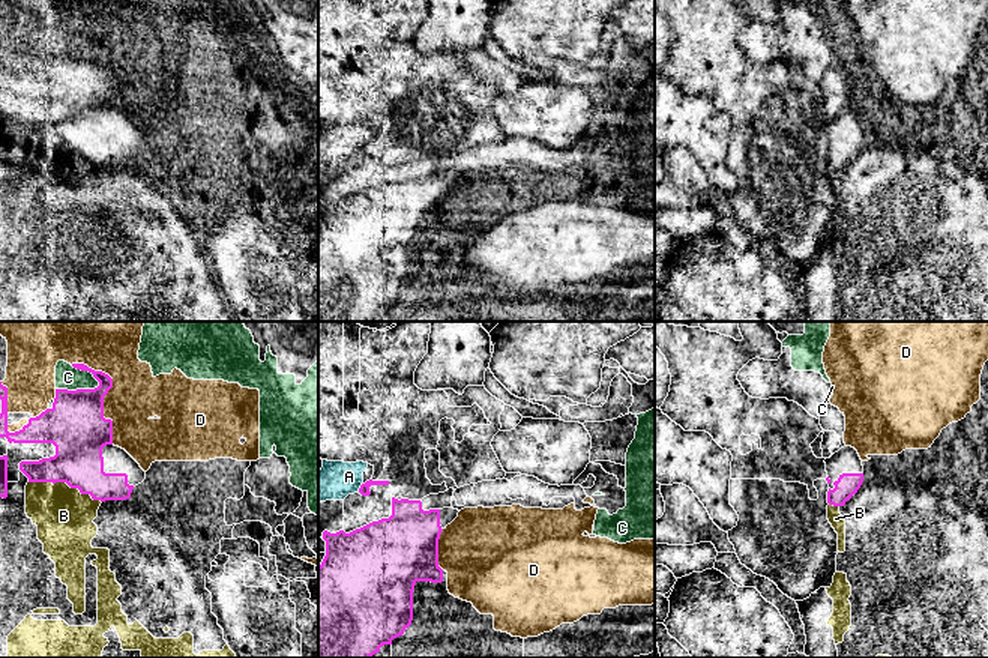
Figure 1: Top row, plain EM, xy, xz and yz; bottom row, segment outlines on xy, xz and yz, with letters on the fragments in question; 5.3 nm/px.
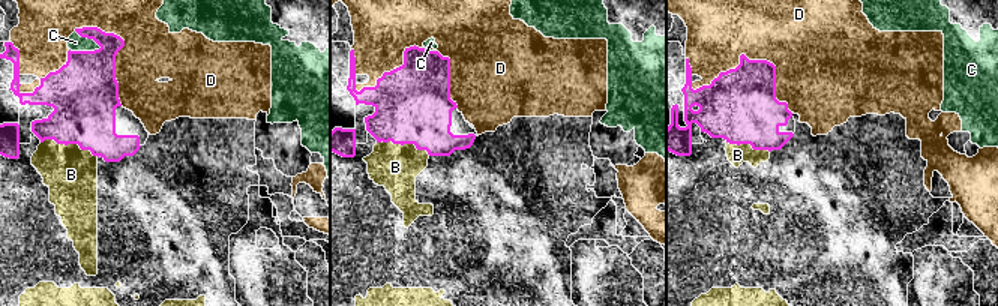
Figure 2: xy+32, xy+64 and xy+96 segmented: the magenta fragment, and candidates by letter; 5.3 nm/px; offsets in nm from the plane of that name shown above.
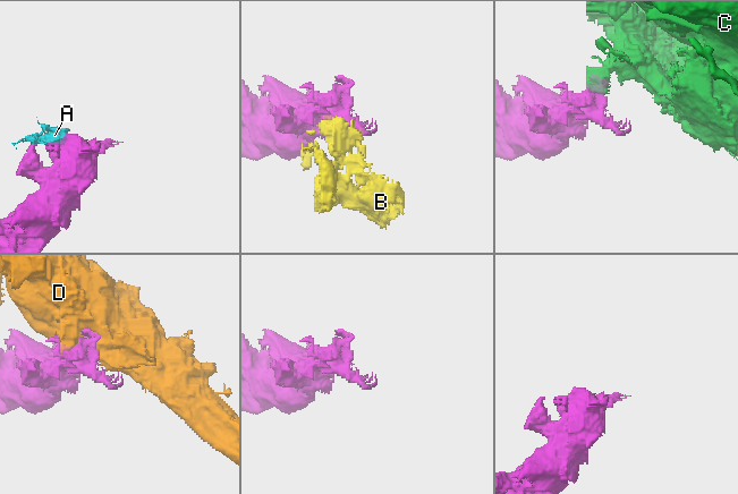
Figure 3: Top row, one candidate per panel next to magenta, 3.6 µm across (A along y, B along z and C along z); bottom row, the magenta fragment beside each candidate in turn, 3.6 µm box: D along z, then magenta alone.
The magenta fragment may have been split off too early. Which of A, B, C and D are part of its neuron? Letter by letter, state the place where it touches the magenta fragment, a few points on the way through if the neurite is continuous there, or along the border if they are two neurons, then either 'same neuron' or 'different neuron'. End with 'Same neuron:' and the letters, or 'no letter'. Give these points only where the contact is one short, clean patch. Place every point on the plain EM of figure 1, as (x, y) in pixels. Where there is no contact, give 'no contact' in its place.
A: xz (361, 150) | along xz (362, 147), (358, 153) | different neuron
B: xy (65, 144) | different neuron
C: xy (78, 53) | along xy (99, 45), (93, 51), (56, 53) | different neuron
D: xy (107, 56) | different neuron
Same neuron: no letter

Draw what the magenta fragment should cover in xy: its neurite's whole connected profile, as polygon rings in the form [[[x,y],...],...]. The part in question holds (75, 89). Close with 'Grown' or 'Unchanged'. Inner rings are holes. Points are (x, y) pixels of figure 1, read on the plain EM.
[[[72,27],[74,32],[89,35],[99,45],[95,53],[56,53],[51,72],[47,72],[20,95],[8,95],[8,51],[0,45],[0,101],[6,101],[8,117],[0,120],[0,161],[8,161],[8,147],[18,146],[23,135],[29,146],[66,146],[93,164],[126,164],[135,149],[146,143],[146,135],[122,111],[113,108],[113,84],[104,81],[104,60],[113,51],[113,42],[89,32]]]. Grown

